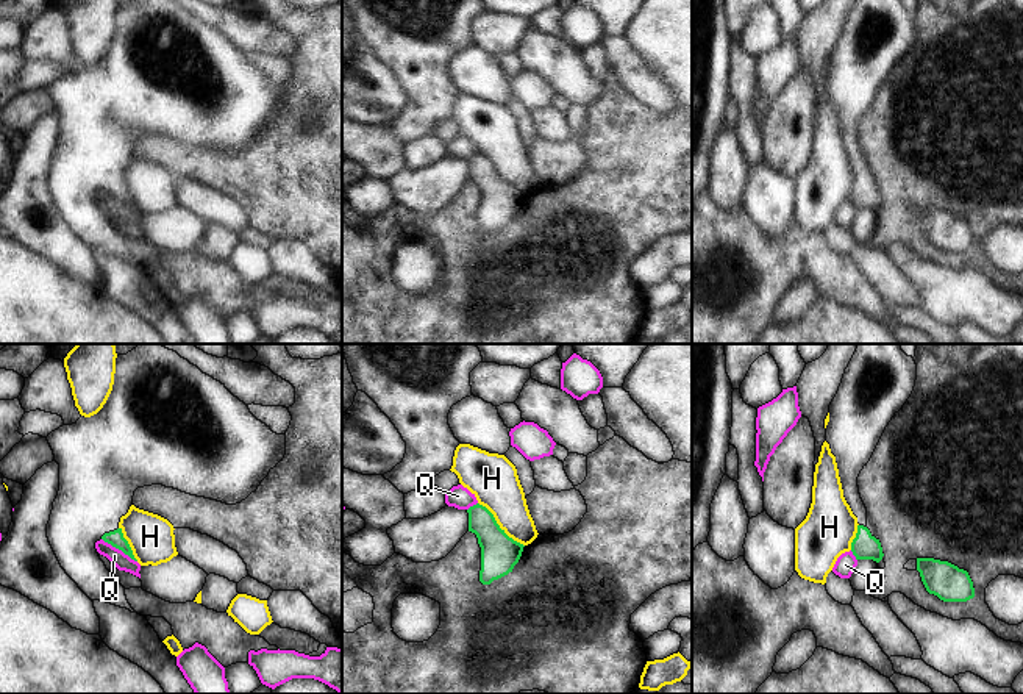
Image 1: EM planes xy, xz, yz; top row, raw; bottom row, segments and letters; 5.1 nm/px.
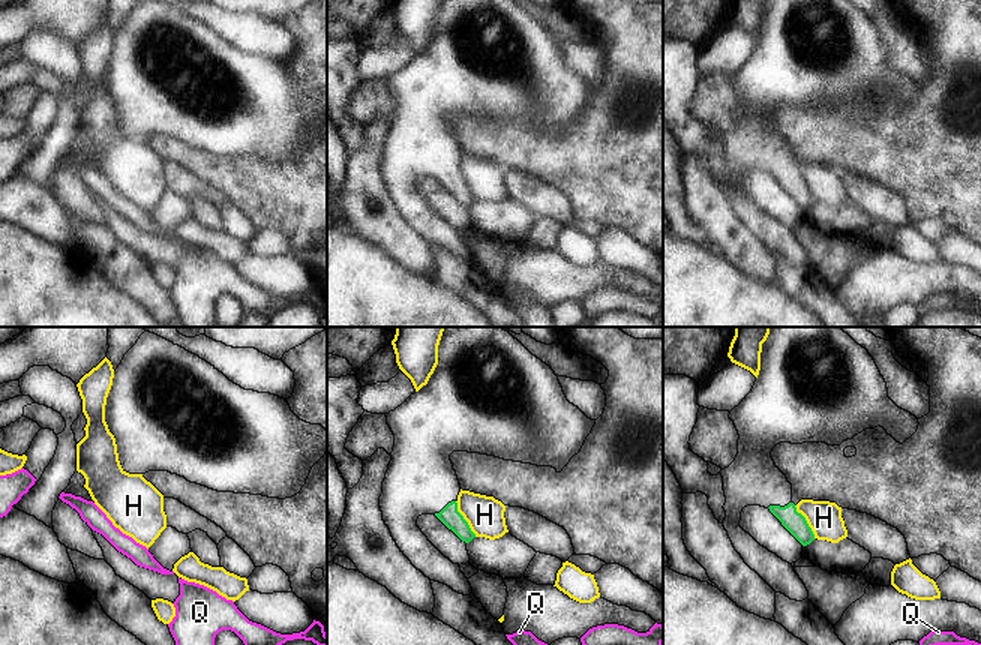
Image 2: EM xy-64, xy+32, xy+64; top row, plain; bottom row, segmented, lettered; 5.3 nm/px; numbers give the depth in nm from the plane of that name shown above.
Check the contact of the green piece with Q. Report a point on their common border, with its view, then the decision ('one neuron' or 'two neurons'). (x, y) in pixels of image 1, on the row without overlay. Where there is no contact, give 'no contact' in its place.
contact xy (119, 199); two neurons

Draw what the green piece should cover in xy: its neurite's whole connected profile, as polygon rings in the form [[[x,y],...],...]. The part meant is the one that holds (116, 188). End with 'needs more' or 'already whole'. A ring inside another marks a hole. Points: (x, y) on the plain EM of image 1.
[[[131,0],[116,8],[112,41],[103,58],[62,75],[47,86],[59,114],[59,141],[47,174],[48,192],[66,224],[91,249],[136,263],[127,250],[125,238],[100,209],[95,192],[103,189],[137,211],[119,177],[120,167],[133,155],[137,138],[162,134],[181,142],[236,155],[258,139],[269,122],[286,105],[286,84],[276,84],[258,70],[248,56],[225,34],[203,23],[173,0]]] | needs more

